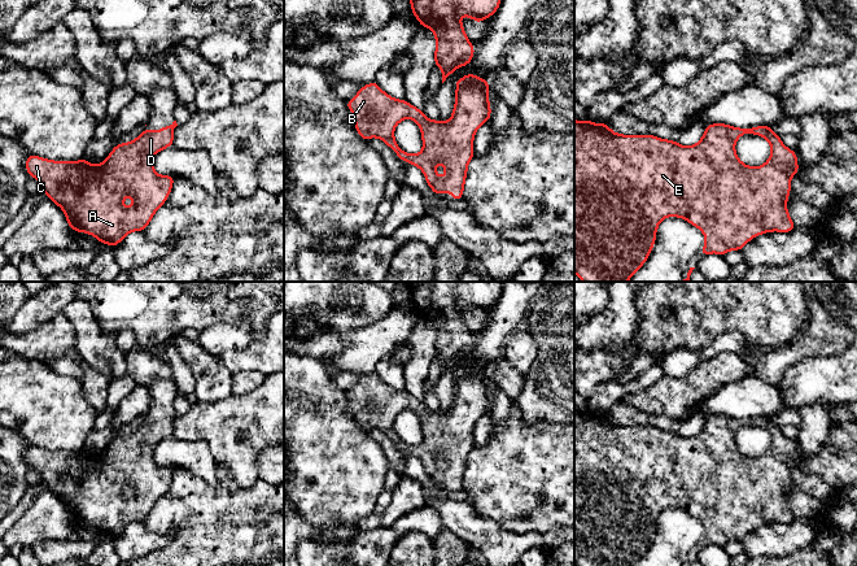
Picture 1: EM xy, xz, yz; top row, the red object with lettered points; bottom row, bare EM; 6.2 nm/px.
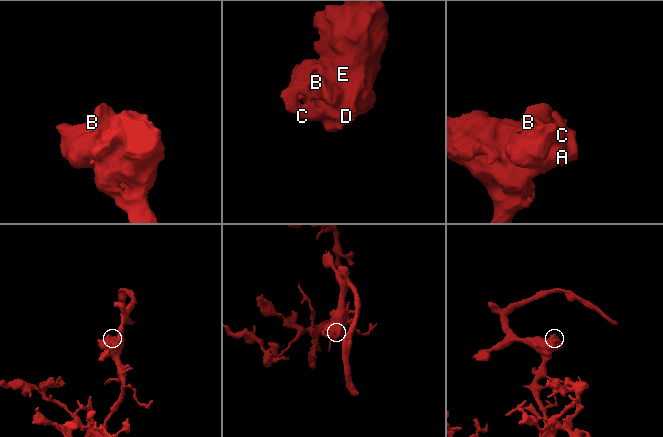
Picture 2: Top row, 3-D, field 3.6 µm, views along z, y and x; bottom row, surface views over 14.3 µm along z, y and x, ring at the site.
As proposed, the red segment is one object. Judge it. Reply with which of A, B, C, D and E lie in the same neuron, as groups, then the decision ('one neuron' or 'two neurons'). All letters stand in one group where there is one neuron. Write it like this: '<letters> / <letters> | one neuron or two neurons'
A B C D E | one neuron

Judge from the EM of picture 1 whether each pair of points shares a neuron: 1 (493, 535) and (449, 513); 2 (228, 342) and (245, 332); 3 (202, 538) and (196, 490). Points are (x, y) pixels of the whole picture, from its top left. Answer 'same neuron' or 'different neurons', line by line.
1: same neuron
2: same neuron
3: same neuron

